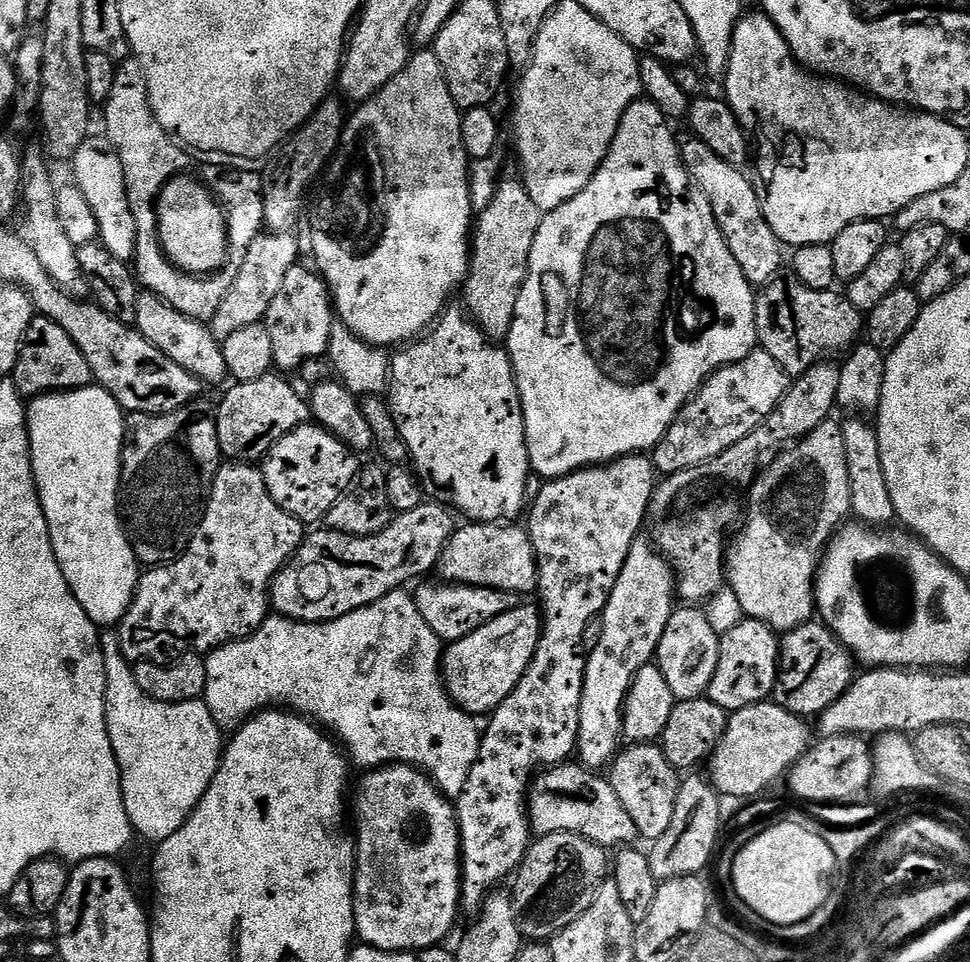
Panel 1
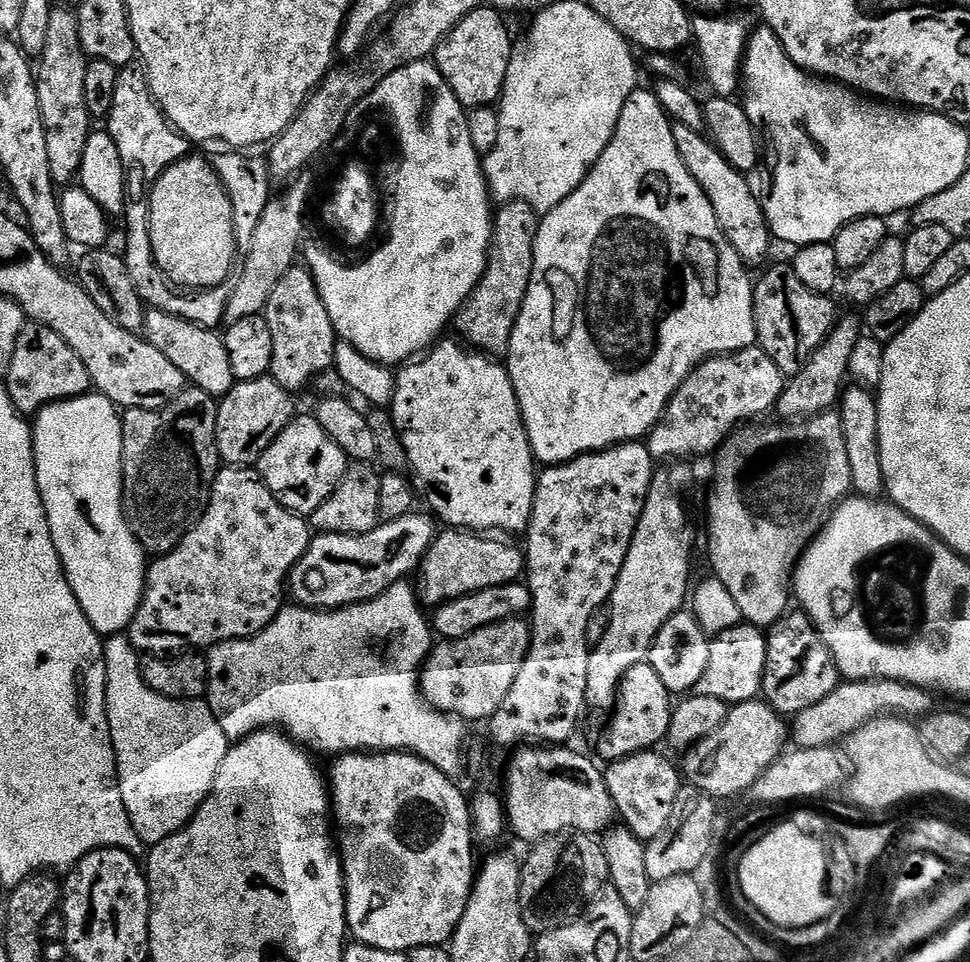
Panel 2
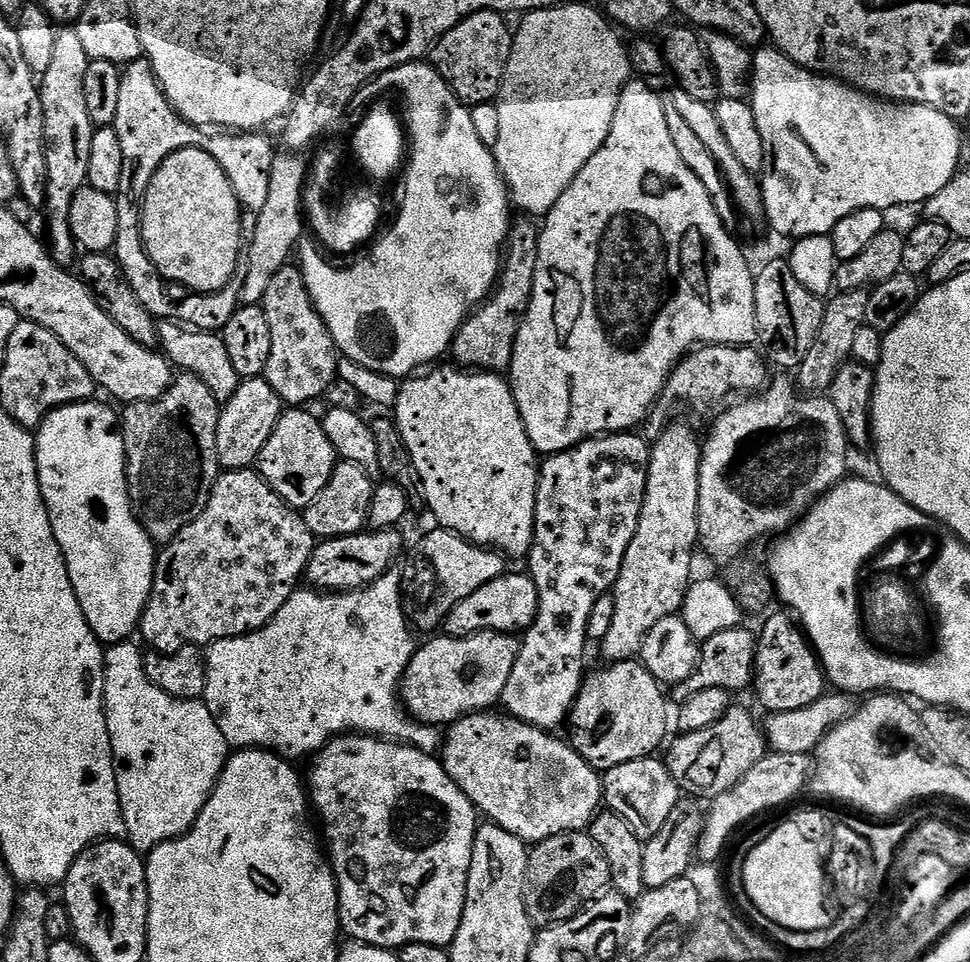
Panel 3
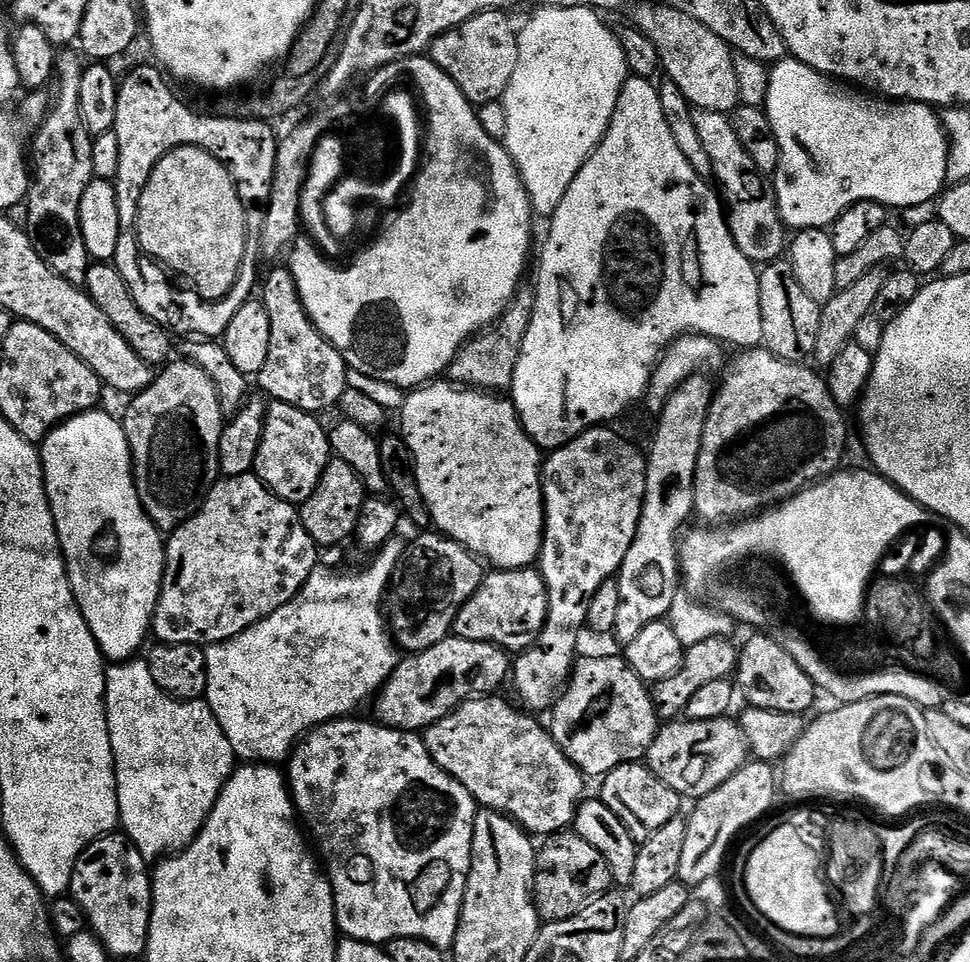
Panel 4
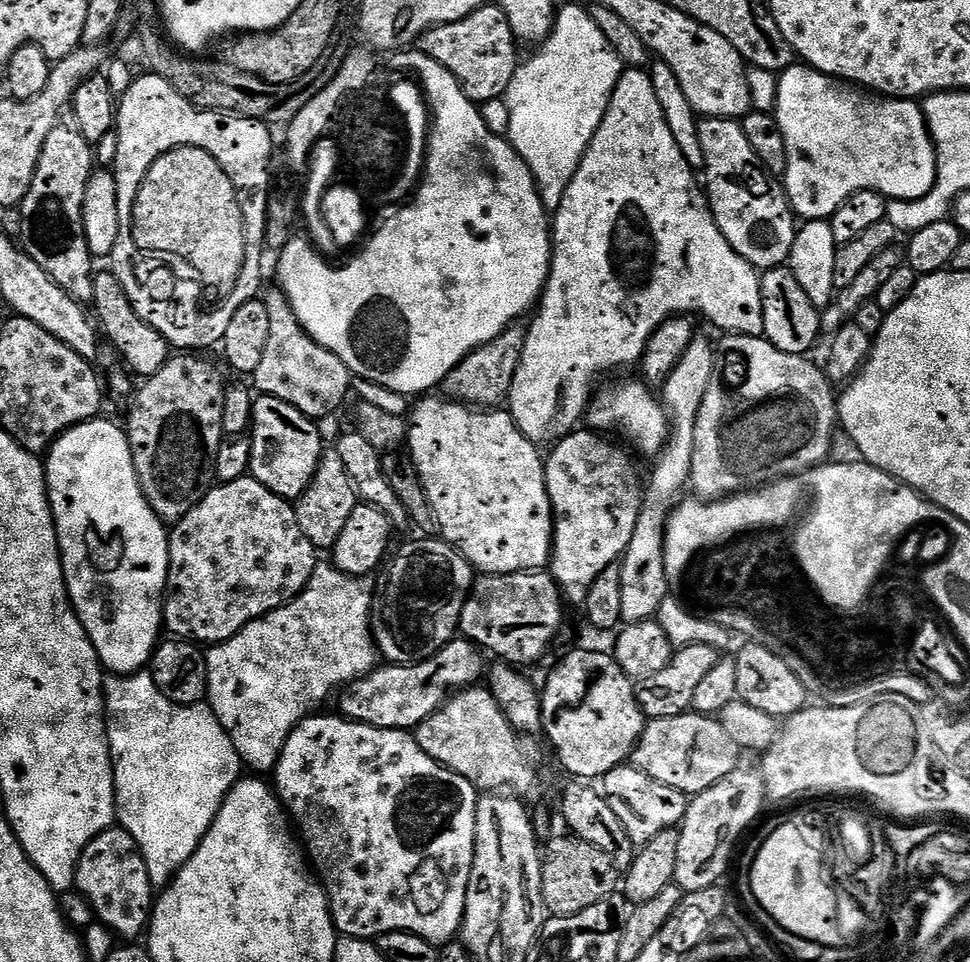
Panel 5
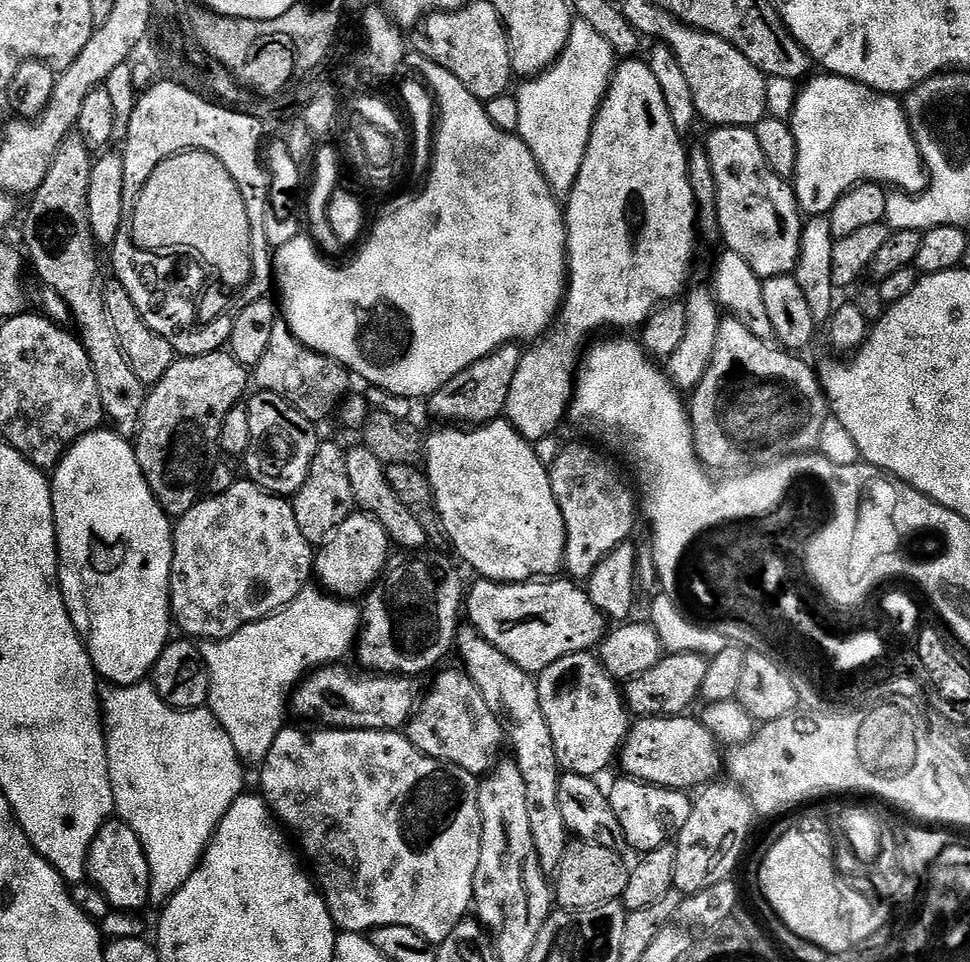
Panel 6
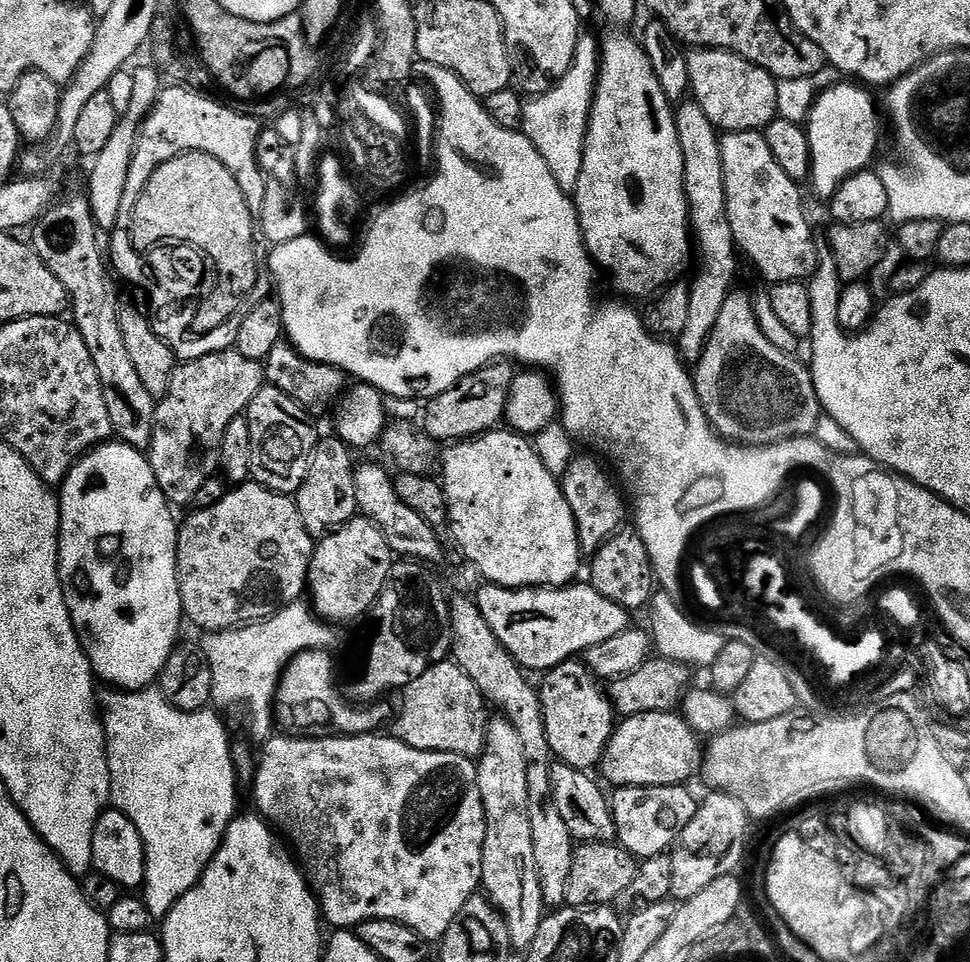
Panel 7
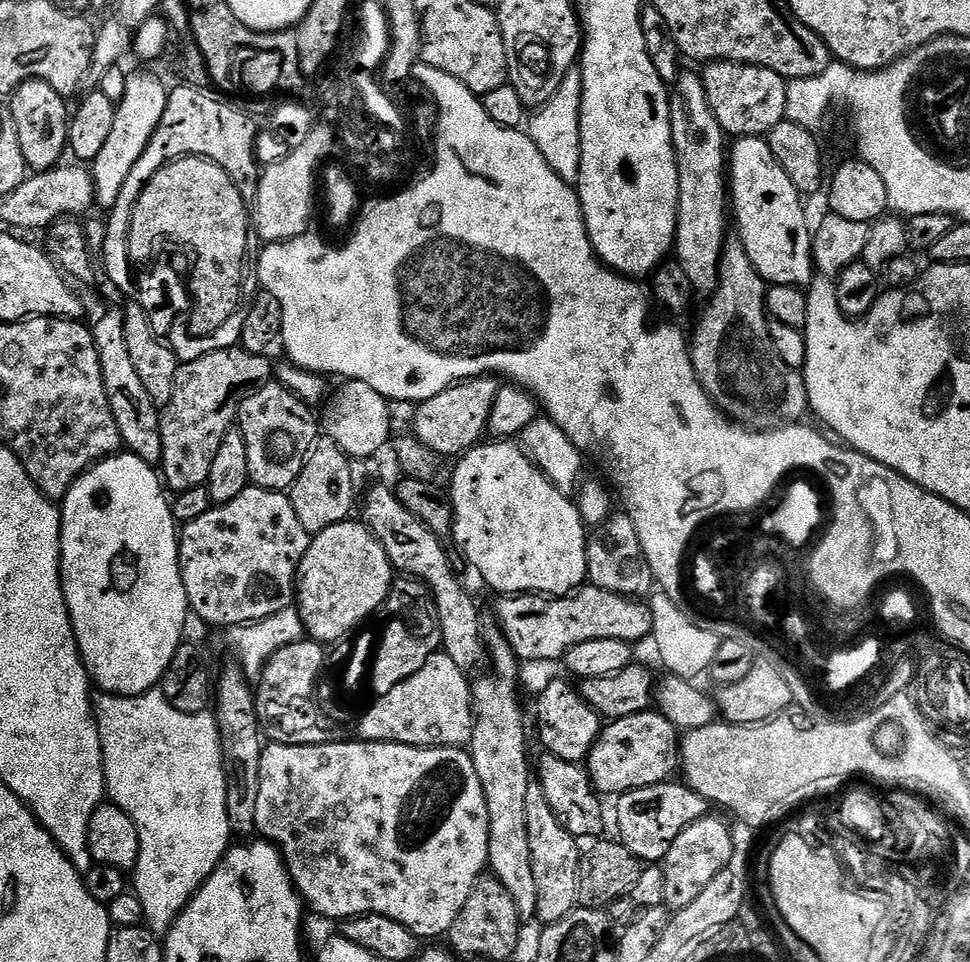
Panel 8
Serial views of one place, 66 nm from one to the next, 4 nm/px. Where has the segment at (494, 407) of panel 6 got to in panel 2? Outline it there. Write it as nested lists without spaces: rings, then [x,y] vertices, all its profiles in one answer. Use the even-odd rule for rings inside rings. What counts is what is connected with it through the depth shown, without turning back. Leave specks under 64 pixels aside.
[[[521,200],[501,203],[495,209],[488,268],[480,285],[456,313],[454,321],[454,328],[464,335],[462,340],[467,347],[493,358],[507,357],[508,343],[530,286],[530,274],[534,270],[534,242],[538,238],[540,221],[541,217],[536,211]]]

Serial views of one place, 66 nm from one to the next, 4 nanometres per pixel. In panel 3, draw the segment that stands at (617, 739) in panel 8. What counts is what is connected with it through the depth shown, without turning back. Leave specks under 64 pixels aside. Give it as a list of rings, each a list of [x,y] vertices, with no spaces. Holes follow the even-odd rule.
[[[740,706],[732,707],[721,720],[714,722],[714,726],[706,726],[706,730],[694,730],[677,737],[667,745],[666,763],[681,793],[692,798],[715,798],[726,794],[726,790],[738,786],[738,782],[742,782],[766,755],[761,721],[756,721]]]

